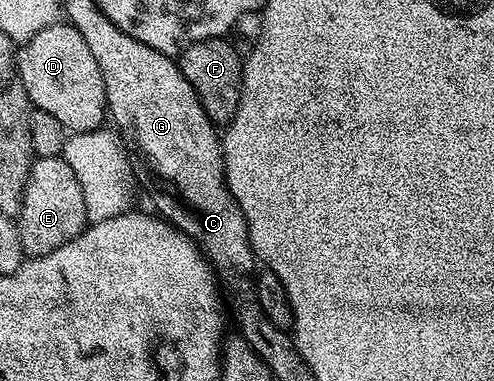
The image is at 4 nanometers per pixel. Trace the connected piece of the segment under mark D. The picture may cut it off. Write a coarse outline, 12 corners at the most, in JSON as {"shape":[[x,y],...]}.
{"shape":[[74,26],[23,42],[33,106],[69,134],[105,124],[102,71]]}

